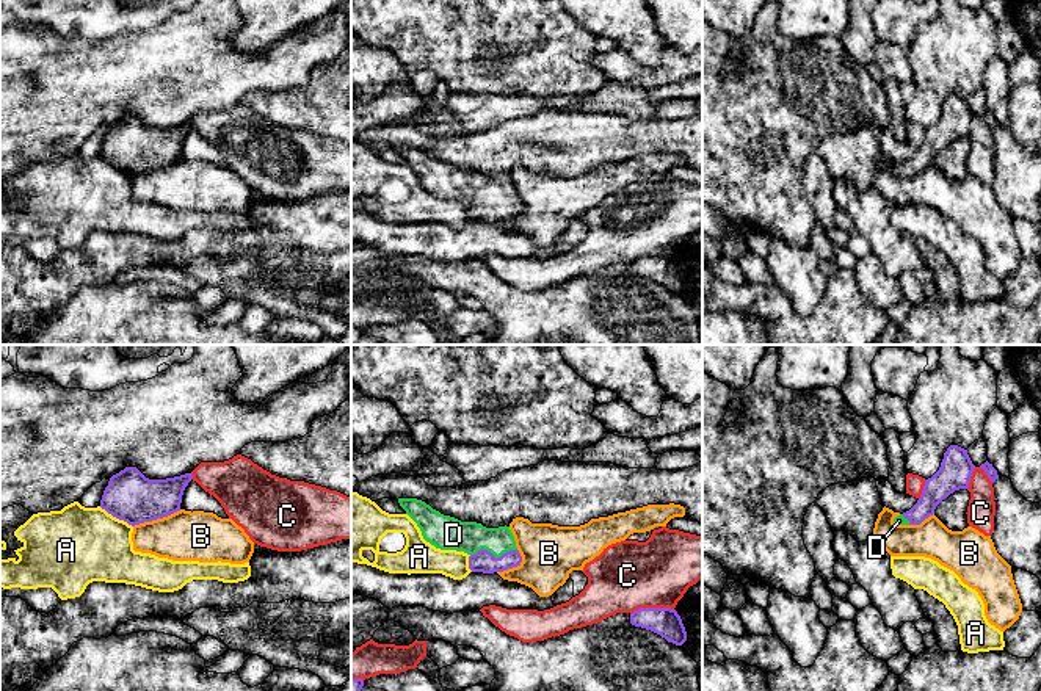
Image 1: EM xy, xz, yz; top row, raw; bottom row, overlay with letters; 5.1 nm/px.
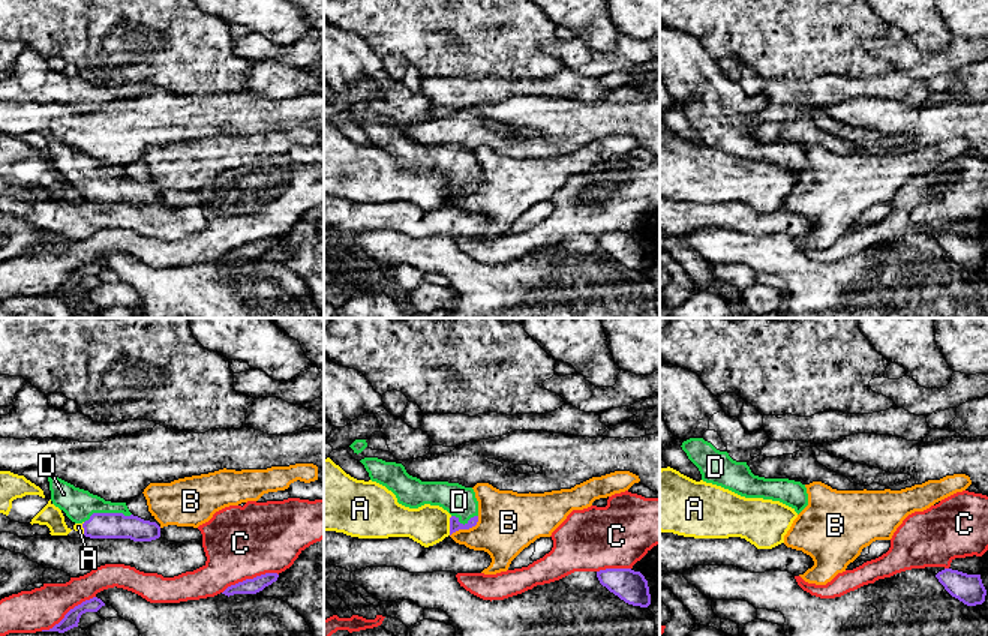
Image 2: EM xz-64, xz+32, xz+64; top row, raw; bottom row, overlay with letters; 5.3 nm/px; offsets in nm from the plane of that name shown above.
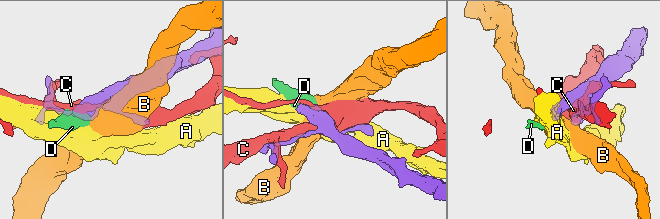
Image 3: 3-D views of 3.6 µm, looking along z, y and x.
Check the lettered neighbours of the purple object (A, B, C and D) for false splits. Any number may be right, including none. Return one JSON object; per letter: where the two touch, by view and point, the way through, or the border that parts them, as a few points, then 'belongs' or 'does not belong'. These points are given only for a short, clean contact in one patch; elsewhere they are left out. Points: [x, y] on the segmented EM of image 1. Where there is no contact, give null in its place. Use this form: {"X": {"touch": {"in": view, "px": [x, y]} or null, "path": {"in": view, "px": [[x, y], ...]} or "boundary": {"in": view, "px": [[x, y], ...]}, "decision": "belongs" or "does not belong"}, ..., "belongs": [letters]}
{"A": {"touch": {"in": "xy", "px": [116, 517]}, "boundary": {"in": "xy", "px": [[99, 506], [132, 527]]}, "decision": "does not belong"}, "B": {"touch": {"in": "xy", "px": [157, 517]}, "boundary": {"in": "xy", "px": [[181, 510], [134, 527]]}, "decision": "does not belong"}, "C": {"touch": {"in": "xz", "px": [651, 608]}, "decision": "does not belong"}, "D": {"touch": {"in": "xz", "px": [493, 555]}, "path": {"in": "xz", "px": [[483, 561], [493, 555], [478, 541], [450, 533]]}, "decision": "belongs"}, "belongs": ["D"]}

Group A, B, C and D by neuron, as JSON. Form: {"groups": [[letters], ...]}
{"groups": [["A"], ["B"], ["C"], ["D"]]}

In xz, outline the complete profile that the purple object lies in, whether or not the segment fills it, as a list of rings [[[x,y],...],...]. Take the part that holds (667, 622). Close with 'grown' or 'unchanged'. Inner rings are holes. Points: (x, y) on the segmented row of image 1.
[[[640,608],[630,614],[630,624],[651,630],[676,646],[687,641],[682,619],[671,608]]]; unchanged

